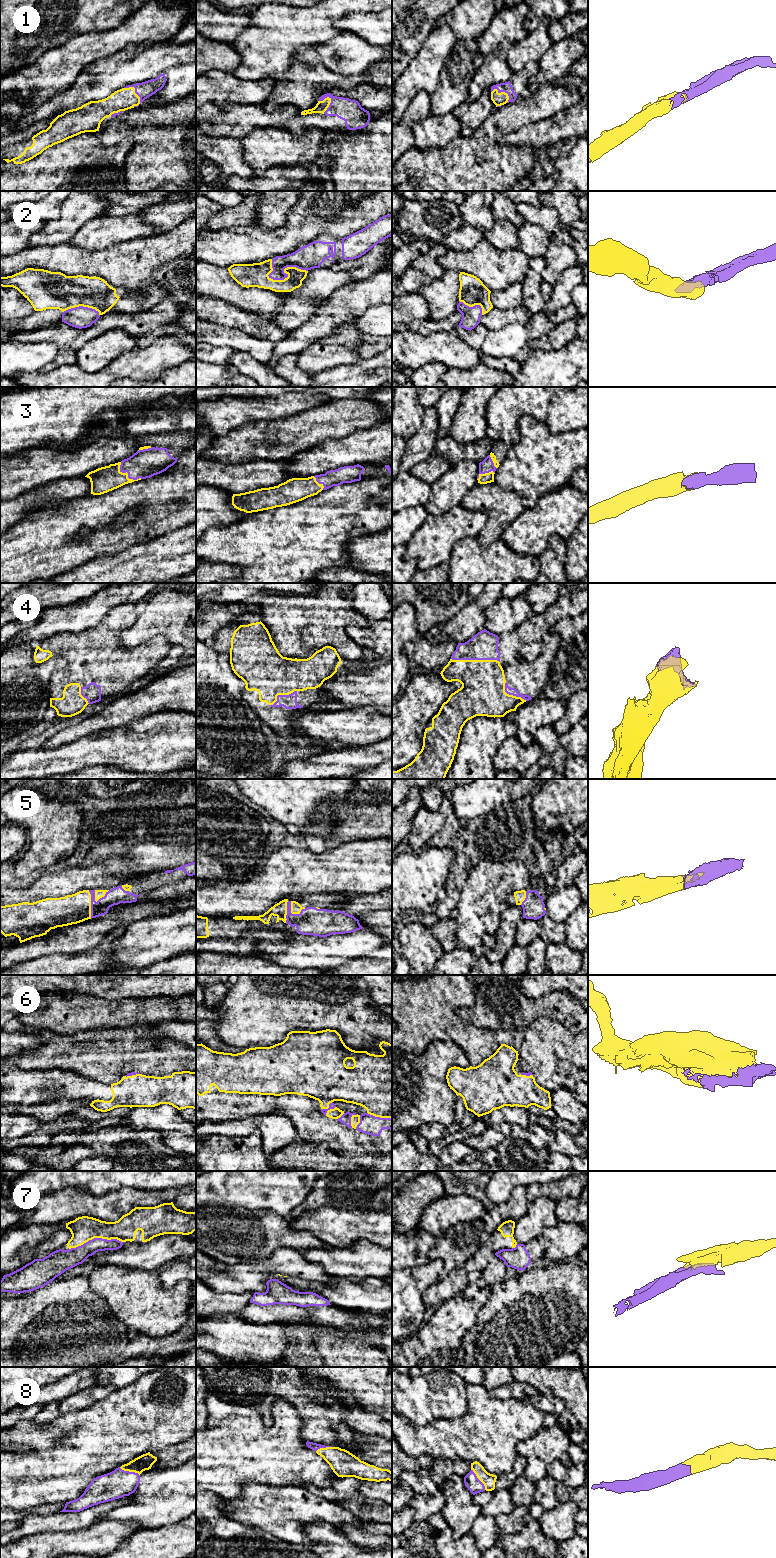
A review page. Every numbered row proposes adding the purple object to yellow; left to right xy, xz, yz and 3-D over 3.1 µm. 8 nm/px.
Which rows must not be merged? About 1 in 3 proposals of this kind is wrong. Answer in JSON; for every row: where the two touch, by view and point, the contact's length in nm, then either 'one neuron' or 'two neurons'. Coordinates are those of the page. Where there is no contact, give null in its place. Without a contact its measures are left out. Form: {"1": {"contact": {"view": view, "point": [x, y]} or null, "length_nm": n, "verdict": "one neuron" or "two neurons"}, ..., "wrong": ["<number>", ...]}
{"1": {"contact": {"view": "xy", "point": [134, 92]}, "length_nm": 190, "verdict": "one neuron"}, "2": {"contact": {"view": "xz", "point": [284, 271]}, "length_nm": 340, "verdict": "one neuron"}, "3": {"contact": {"view": "xy", "point": [127, 474]}, "length_nm": 220, "verdict": "one neuron"}, "4": {"contact": {"view": "yz", "point": [475, 660]}, "length_nm": 400, "verdict": "one neuron"}, "5": {"contact": {"view": "xy", "point": [90, 904]}, "length_nm": 220, "verdict": "one neuron"}, "6": {"contact": {"view": "xz", "point": [328, 1107]}, "length_nm": 130, "verdict": "one neuron"}, "7": {"contact": {"view": "xy", "point": [95, 1237]}, "length_nm": 440, "verdict": "two neurons"}, "8": {"contact": {"view": "yz", "point": [478, 1478]}, "length_nm": 200, "verdict": "one neuron"}, "wrong": ["7"]}

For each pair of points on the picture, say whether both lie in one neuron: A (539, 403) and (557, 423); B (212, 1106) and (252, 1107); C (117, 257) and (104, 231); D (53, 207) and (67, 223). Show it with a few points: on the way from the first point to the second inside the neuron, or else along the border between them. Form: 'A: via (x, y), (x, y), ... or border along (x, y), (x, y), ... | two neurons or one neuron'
A: border along (553, 397), (549, 405), (548, 415), (544, 421) | two neurons
B: via (222, 1106), (232, 1106), (237, 1109), (242, 1107) | one neuron
C: border along (134, 239), (117, 242), (99, 249), (88, 249) | two neurons
D: border along (64, 201), (61, 214), (44, 222) | two neurons

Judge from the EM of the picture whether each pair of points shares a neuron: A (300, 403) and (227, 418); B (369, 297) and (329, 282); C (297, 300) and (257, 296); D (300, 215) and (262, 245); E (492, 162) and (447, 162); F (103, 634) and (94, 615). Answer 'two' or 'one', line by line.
A: one
B: two
C: two
D: one
E: one
F: two

